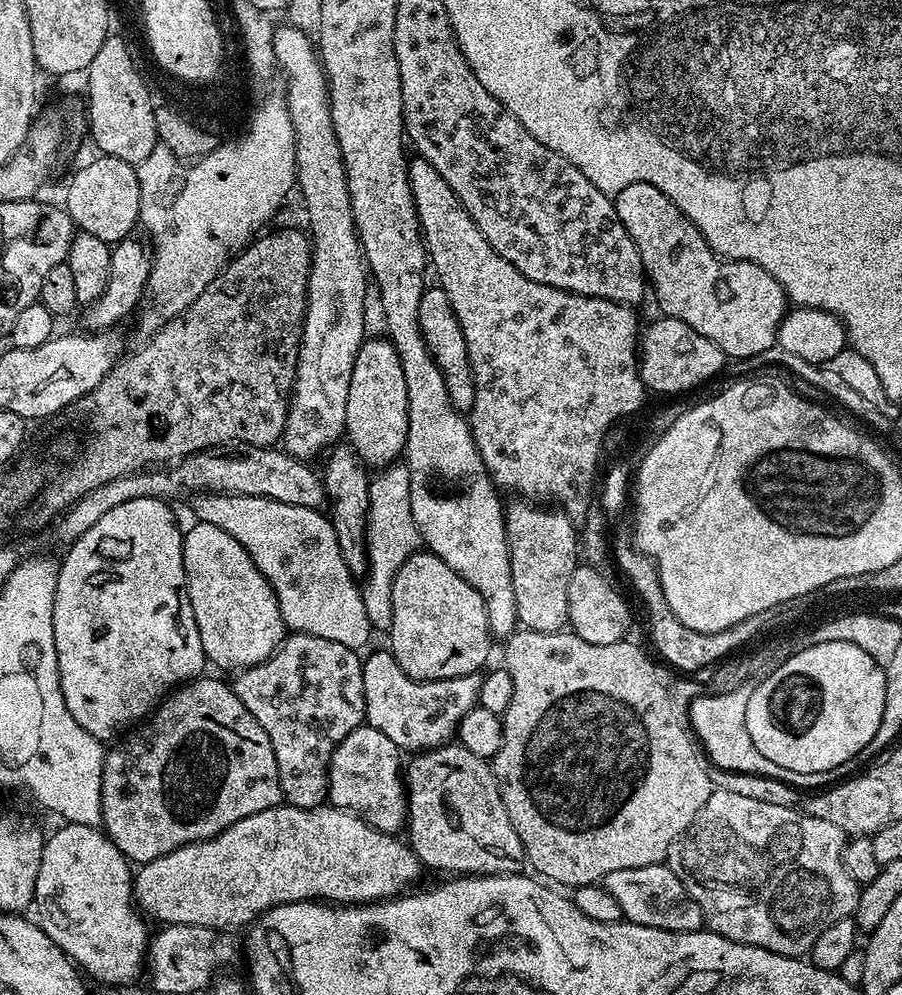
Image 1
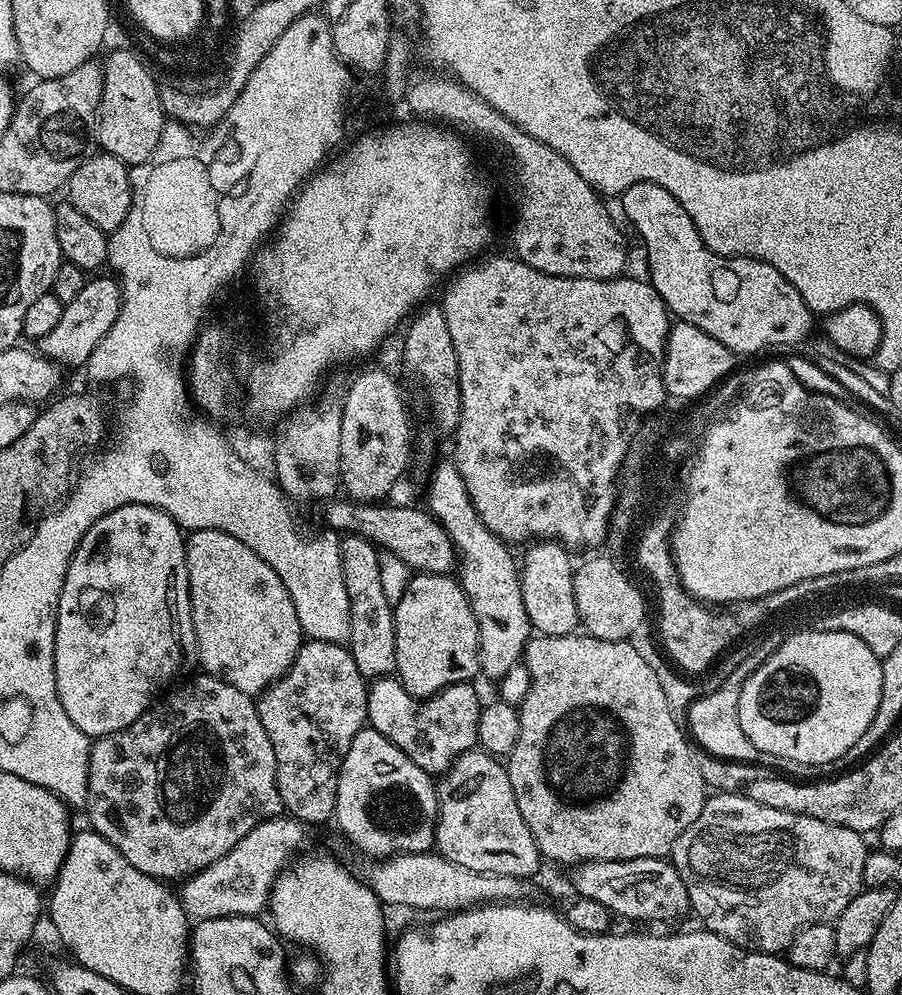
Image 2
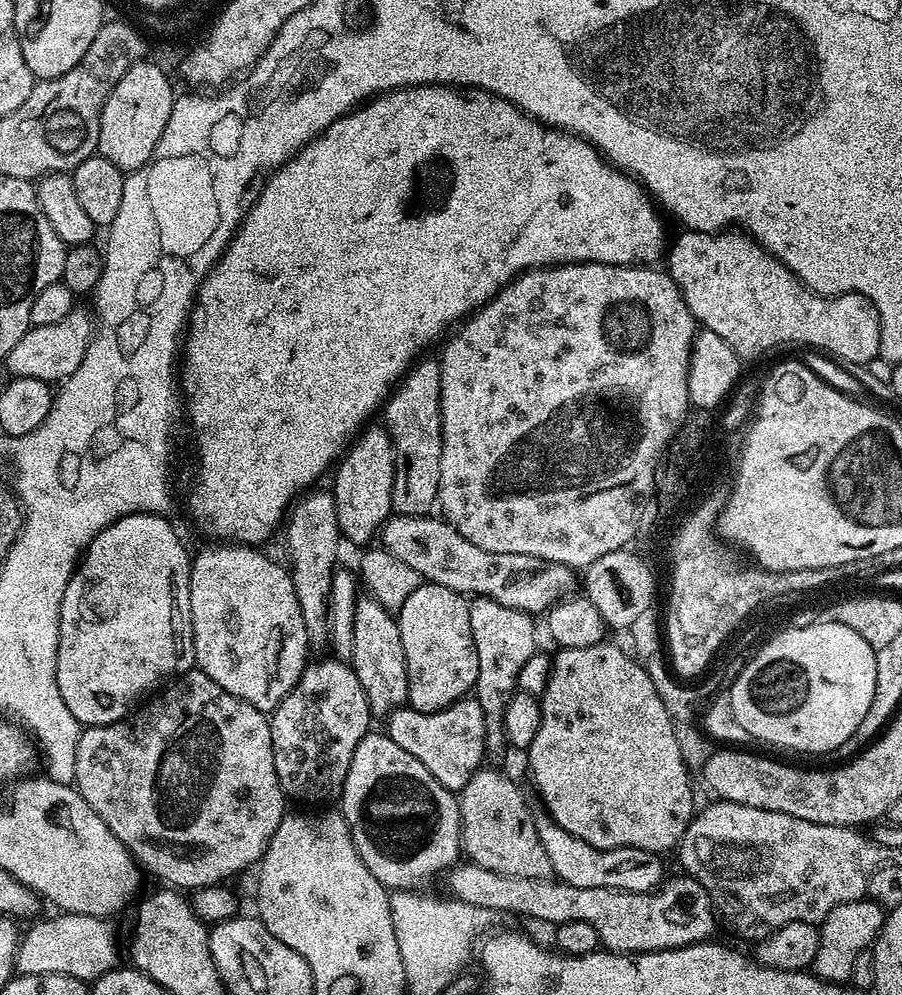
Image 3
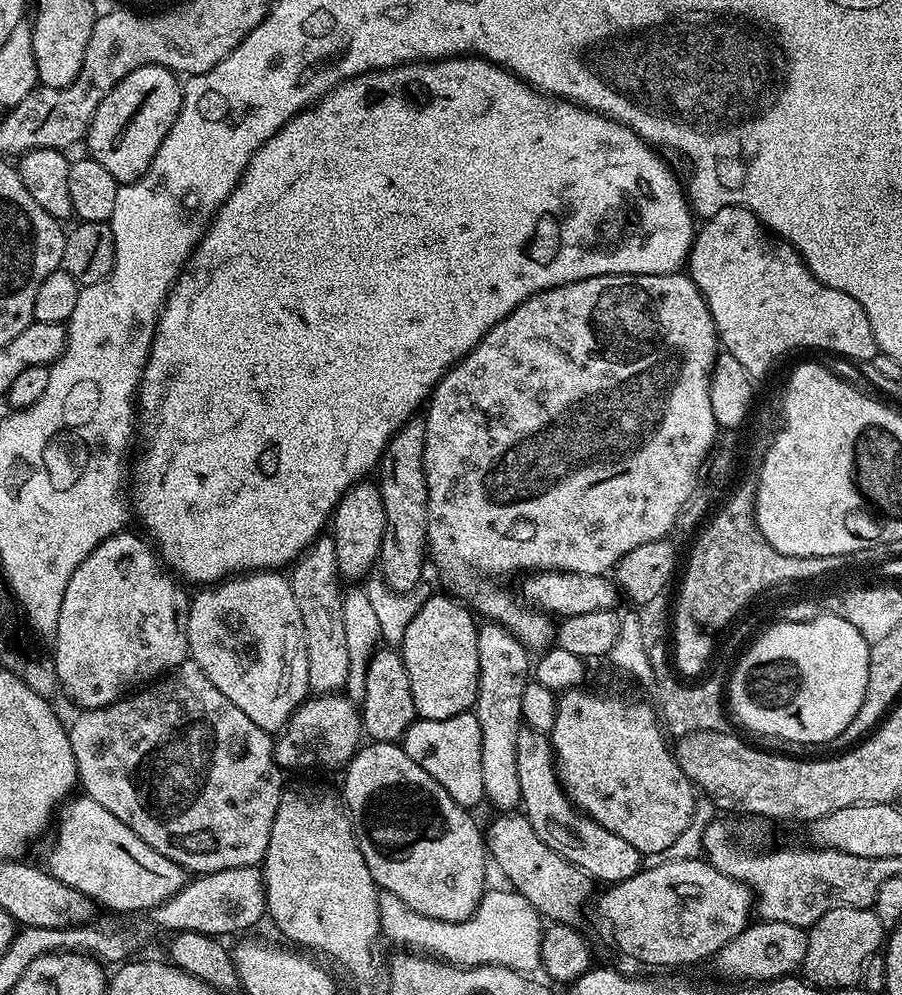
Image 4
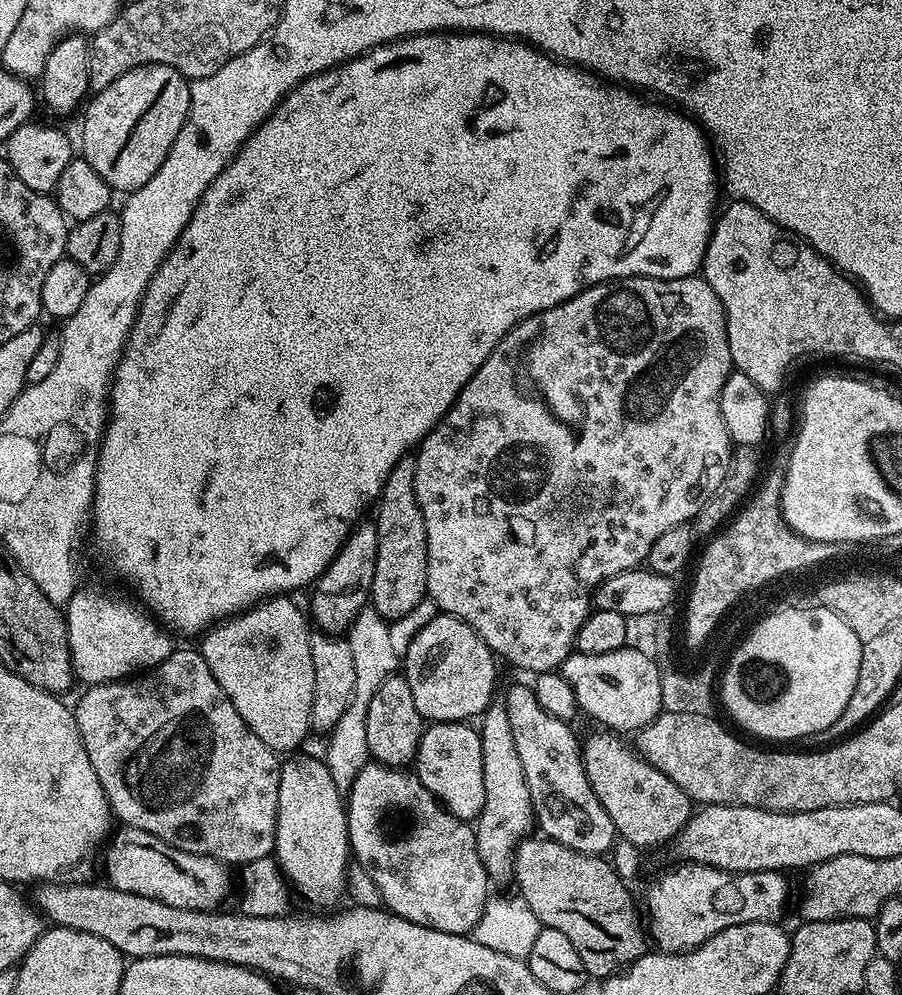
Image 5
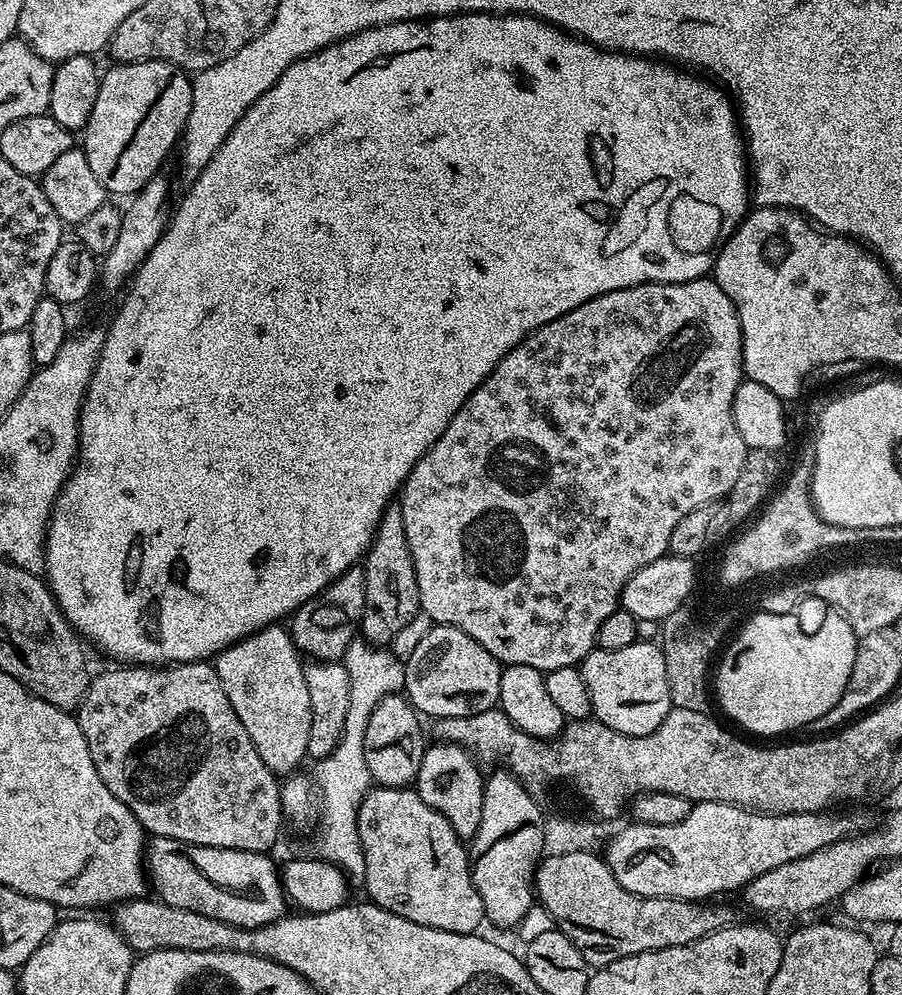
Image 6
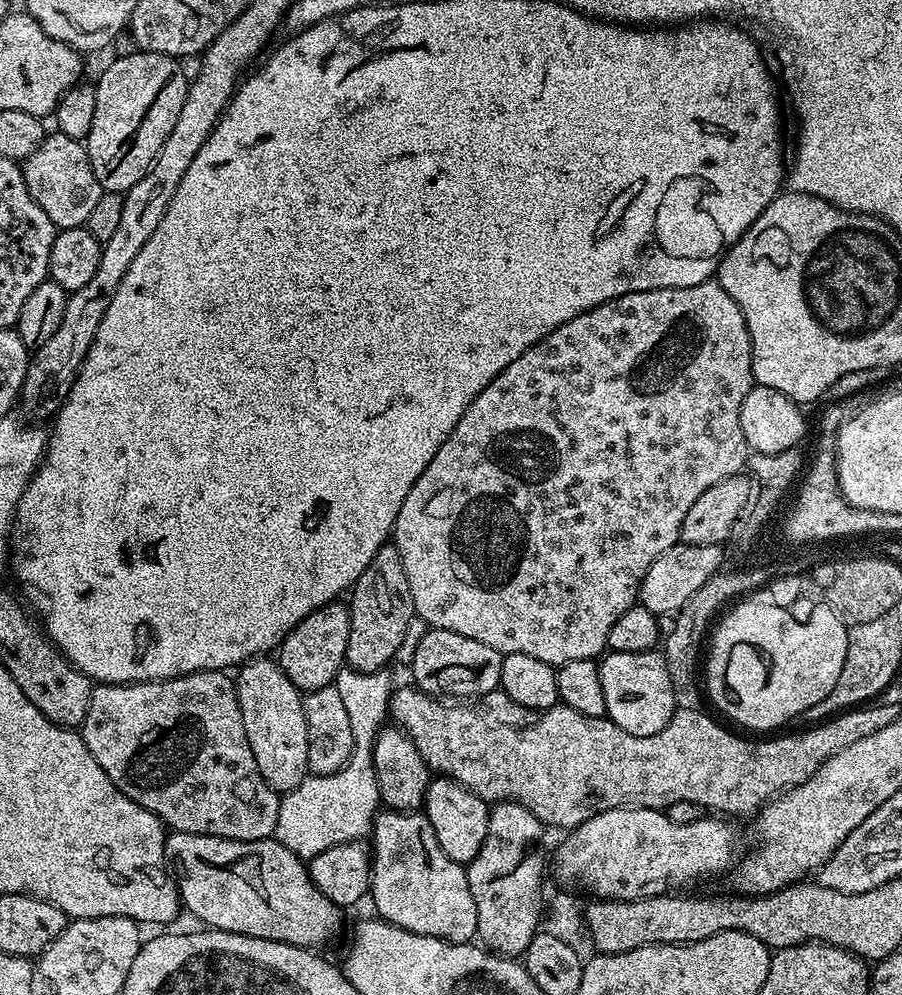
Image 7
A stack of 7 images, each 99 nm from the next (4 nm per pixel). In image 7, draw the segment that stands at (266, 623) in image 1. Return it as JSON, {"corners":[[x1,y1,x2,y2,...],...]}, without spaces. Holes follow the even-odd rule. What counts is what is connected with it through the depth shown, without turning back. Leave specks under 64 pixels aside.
{"corners":[[253,658,247,664,239,665,234,679,238,706,242,710,242,726,246,726,246,738,250,742,250,750,254,750,254,762,258,762,258,770,262,778,266,778,266,782,275,792,283,794,294,790,294,786,298,786,304,781,305,776,309,775,306,758,308,735,304,717,304,696,300,689,294,686,294,682,286,678,279,663,272,658]]}

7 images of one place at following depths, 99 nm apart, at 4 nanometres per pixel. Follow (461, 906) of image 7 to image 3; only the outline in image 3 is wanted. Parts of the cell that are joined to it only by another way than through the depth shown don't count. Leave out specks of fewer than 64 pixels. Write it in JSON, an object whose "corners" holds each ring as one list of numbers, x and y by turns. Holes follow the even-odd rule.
{"corners":[[369,731,368,735,362,738,362,742,358,742,358,750,354,750,354,758,350,758,350,770,346,774,344,791,338,797,338,808,344,821,350,826,354,846,362,858,362,862,366,862,366,870,370,870,370,874,374,874,374,878,378,878,378,882,382,882,384,887,389,890,416,890,421,887,419,884,423,880,432,880,439,872,447,873,461,859,460,802,449,788,442,786,442,782,438,782,438,778,434,778,434,774,430,774,430,770,426,770,426,766,422,766,422,762,418,762,418,758,414,758,414,754,406,754,406,750,402,750,402,746,398,746,398,742,394,742,383,731,376,731]]}

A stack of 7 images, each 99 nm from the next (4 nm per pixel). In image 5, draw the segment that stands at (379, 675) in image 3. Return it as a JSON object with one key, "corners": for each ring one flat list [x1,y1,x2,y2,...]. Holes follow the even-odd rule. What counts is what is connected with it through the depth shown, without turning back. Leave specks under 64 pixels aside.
{"corners":[[402,674,386,678,374,698,370,698,370,710,366,710,366,746,369,757,377,764,388,768,404,768,416,759,420,735,426,721,414,706,414,694,410,694,410,682]]}

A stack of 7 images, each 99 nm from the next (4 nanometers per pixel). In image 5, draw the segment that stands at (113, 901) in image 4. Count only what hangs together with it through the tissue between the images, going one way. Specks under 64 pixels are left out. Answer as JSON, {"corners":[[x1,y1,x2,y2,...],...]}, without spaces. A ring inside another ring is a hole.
{"corners":[[120,826,111,833,110,839,107,841,106,849,108,848,108,853,103,853,102,856,102,868,104,864,104,872,108,877,106,877,107,883,113,888,118,890,126,890,130,894,135,896,141,896,142,898,154,898,158,902,166,902,166,906,178,906,182,910,198,910,199,912,207,912,209,910,216,910,221,907,220,904,228,895,233,895,234,892,234,876,230,873,229,865,223,864,221,860,215,860,209,856,199,856,198,854,190,854,186,850,178,850,178,846,170,846,166,842,162,842,162,838,154,838,150,834,146,834,146,830,138,830,137,828,130,828,127,826]]}

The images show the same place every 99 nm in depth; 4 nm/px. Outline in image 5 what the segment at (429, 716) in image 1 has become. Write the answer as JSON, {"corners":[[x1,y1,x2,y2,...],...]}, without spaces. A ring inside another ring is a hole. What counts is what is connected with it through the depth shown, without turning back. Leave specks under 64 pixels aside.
{"corners":[[468,722,429,723,420,735,414,775,450,814,460,820,475,822,486,806,486,781,482,778,482,742,479,731]]}

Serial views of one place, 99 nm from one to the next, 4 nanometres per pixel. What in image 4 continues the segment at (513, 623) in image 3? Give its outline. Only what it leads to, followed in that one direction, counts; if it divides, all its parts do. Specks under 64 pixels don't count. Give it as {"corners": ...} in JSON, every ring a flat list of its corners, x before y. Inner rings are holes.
{"corners":[[484,622,476,629,478,634,478,694,474,711,478,718,478,730,482,730,482,786,485,801,493,804,500,814,512,814,521,807,520,787,518,786,518,734,522,727,522,690,526,690,530,679,529,649,514,638,510,630,506,630,495,622]]}

